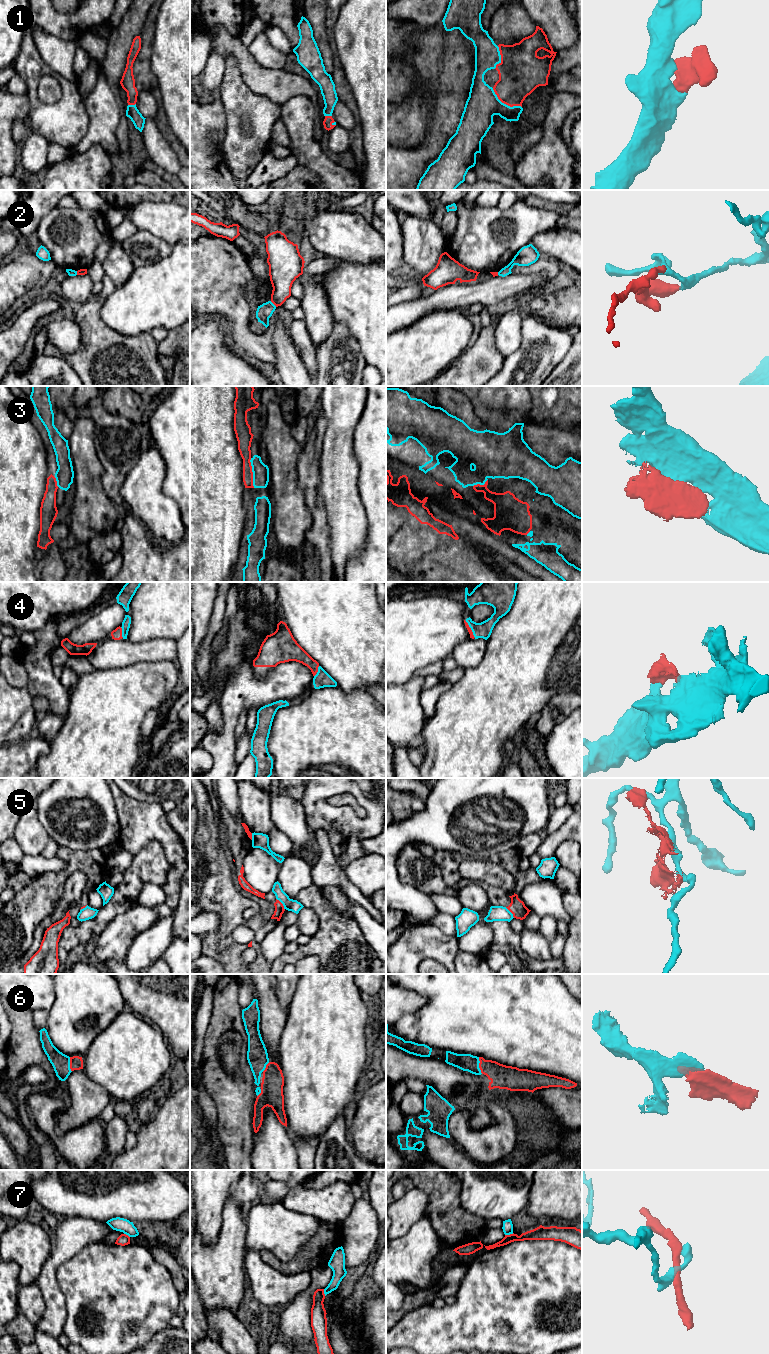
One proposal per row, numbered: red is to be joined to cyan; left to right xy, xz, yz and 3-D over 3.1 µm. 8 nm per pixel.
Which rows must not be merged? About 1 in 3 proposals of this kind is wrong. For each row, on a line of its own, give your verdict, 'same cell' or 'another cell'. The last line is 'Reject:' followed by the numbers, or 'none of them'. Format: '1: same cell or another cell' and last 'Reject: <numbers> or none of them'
1: same cell
2: another cell
3: another cell
4: same cell
5: another cell
6: same cell
7: another cell
Reject: 2, 3, 5, 7

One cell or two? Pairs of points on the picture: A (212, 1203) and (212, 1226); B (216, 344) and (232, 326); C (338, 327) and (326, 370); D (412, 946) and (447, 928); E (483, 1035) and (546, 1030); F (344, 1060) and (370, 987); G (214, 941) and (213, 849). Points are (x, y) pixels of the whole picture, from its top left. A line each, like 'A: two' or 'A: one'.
A: one
B: two
C: one
D: two
E: one
F: two
G: one

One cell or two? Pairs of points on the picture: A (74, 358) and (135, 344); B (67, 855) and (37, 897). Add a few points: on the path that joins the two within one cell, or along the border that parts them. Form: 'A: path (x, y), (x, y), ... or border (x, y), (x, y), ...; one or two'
A: path (89, 357), (94, 352), (105, 355), (120, 351); one
B: path (72, 866), (48, 888); one

